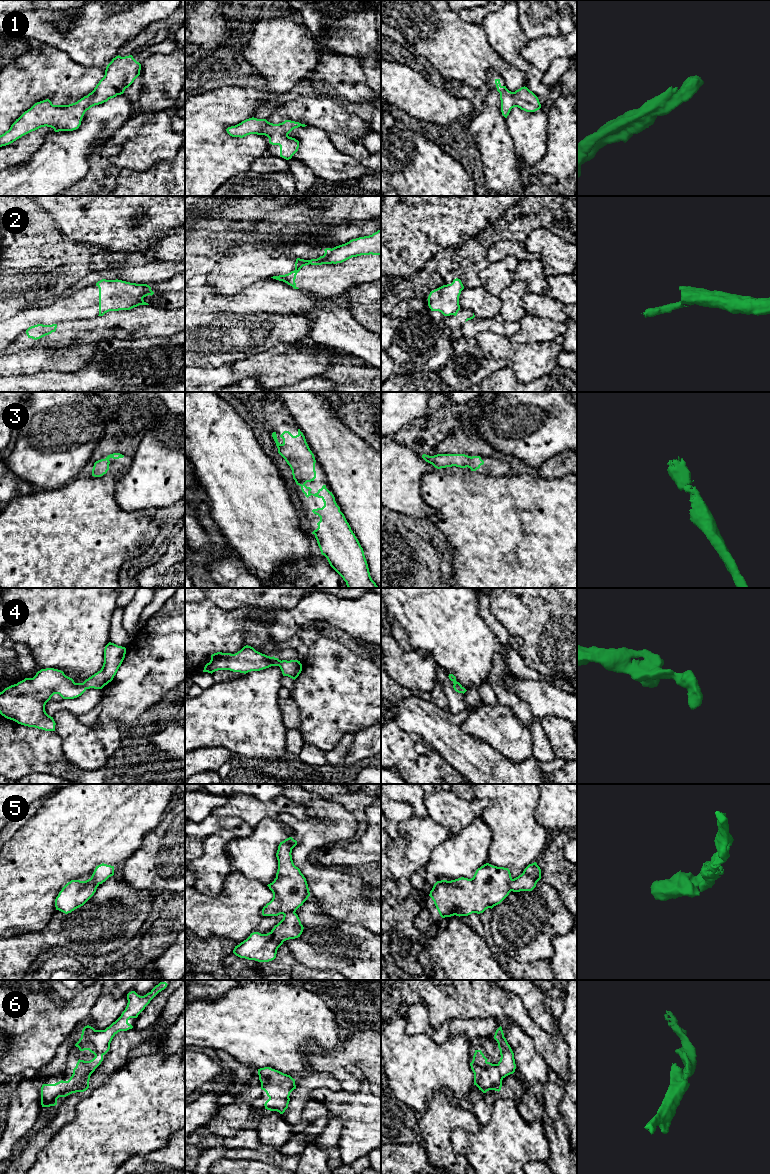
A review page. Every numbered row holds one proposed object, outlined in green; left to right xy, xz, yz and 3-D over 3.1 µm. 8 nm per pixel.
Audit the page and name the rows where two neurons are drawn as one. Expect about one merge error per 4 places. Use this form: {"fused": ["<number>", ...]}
{"fused": ["2"]}

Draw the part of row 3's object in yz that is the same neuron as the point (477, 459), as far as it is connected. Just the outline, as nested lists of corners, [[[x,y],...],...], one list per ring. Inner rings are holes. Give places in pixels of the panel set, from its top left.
[[[423,454],[422,458],[437,469],[456,466],[460,468],[468,467],[471,471],[476,471],[484,464],[480,456],[471,457],[465,454],[437,454],[434,456]]]

